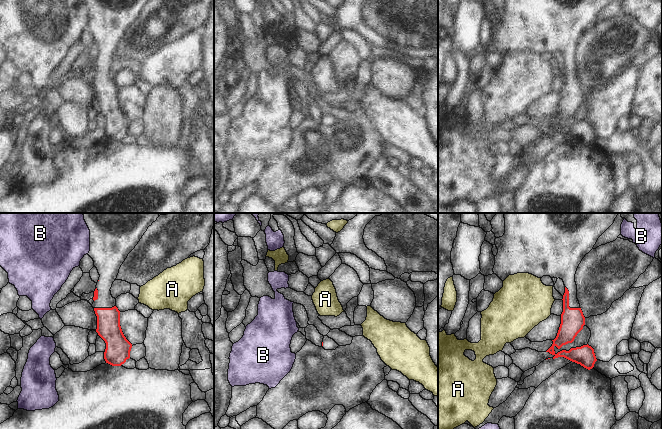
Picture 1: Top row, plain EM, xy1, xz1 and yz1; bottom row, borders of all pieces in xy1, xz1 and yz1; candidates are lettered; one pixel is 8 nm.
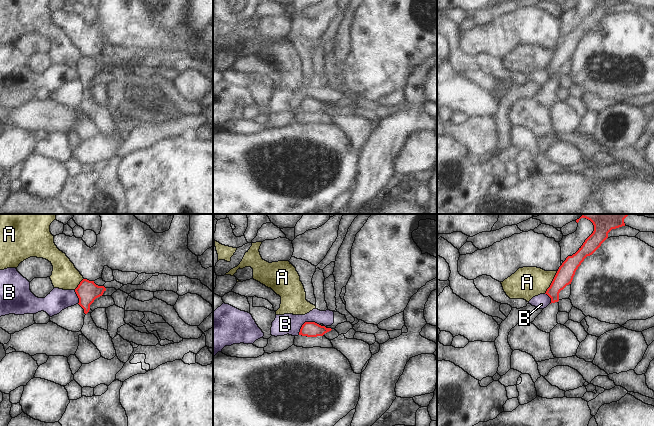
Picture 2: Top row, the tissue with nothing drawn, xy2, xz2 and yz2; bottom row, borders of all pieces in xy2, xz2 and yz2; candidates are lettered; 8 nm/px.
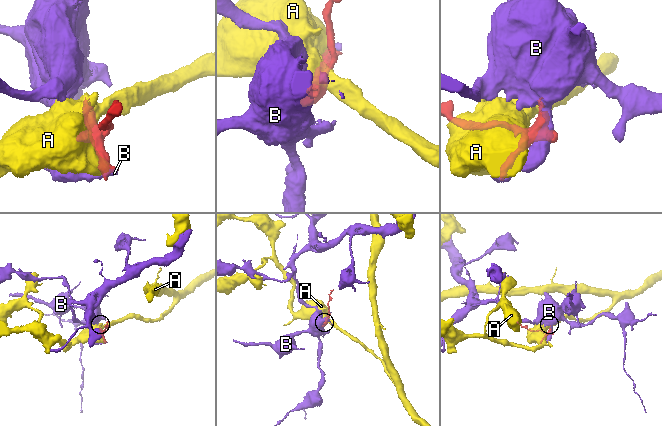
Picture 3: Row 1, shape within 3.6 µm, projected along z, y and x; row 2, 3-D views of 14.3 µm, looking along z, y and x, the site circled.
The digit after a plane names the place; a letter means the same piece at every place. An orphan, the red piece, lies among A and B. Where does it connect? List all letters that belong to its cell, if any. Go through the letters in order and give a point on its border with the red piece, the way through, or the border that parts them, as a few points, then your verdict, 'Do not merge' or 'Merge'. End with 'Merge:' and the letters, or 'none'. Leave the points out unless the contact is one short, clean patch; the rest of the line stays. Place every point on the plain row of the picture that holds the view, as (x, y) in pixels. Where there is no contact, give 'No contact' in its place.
A: Touches red at yz2 (552, 58). Boundary: yz2 (557, 47), (550, 62), (544, 69). Do not merge
B: Touches red at xz2 (306, 98). Boundary: xz2 (319, 100), (305, 98), (298, 110). Do not merge
Merge: none.

